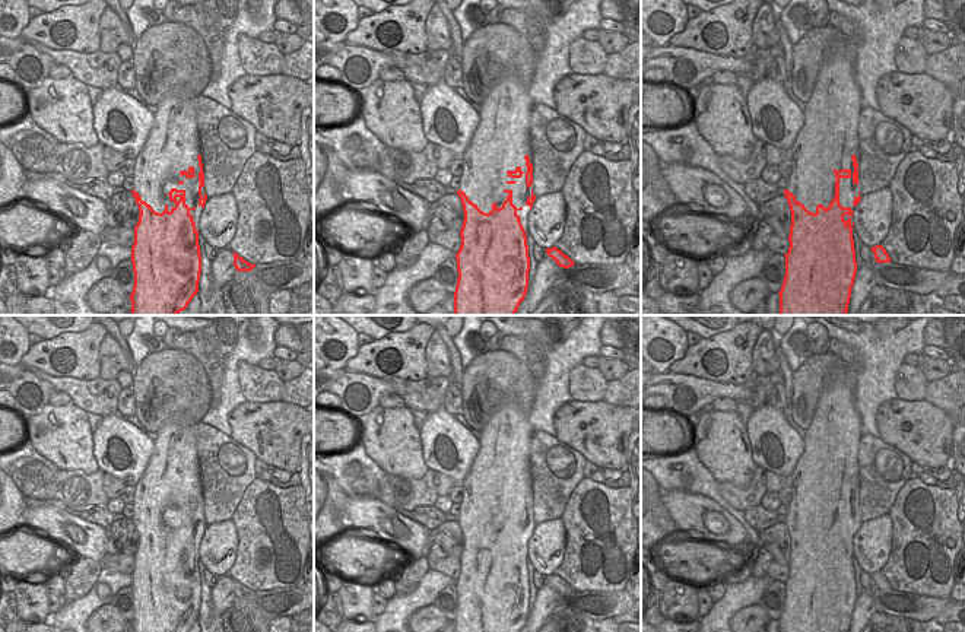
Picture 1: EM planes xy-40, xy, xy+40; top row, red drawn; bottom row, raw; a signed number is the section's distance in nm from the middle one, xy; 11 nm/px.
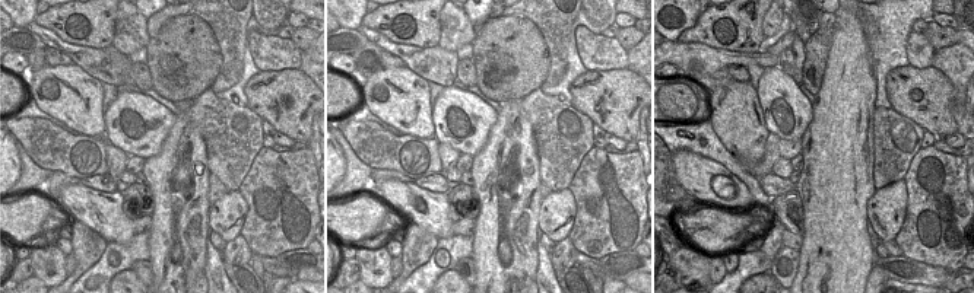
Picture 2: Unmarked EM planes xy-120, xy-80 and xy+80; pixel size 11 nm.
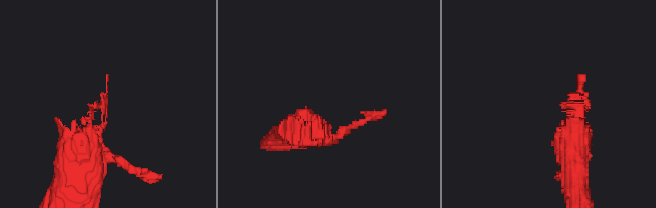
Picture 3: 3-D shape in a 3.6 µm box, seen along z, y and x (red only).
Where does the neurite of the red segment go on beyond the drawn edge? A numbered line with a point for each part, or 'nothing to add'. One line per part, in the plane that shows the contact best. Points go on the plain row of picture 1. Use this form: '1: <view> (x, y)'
1: xy+40 (829, 463)

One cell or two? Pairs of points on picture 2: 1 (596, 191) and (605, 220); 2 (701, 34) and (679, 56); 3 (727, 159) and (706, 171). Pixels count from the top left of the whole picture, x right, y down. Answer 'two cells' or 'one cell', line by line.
1: one cell
2: two cells
3: two cells

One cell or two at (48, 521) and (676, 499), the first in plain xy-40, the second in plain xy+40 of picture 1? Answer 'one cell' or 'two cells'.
one cell

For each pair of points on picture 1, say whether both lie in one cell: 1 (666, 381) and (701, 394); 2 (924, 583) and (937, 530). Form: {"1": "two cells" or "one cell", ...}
{"1": "one cell", "2": "one cell"}

